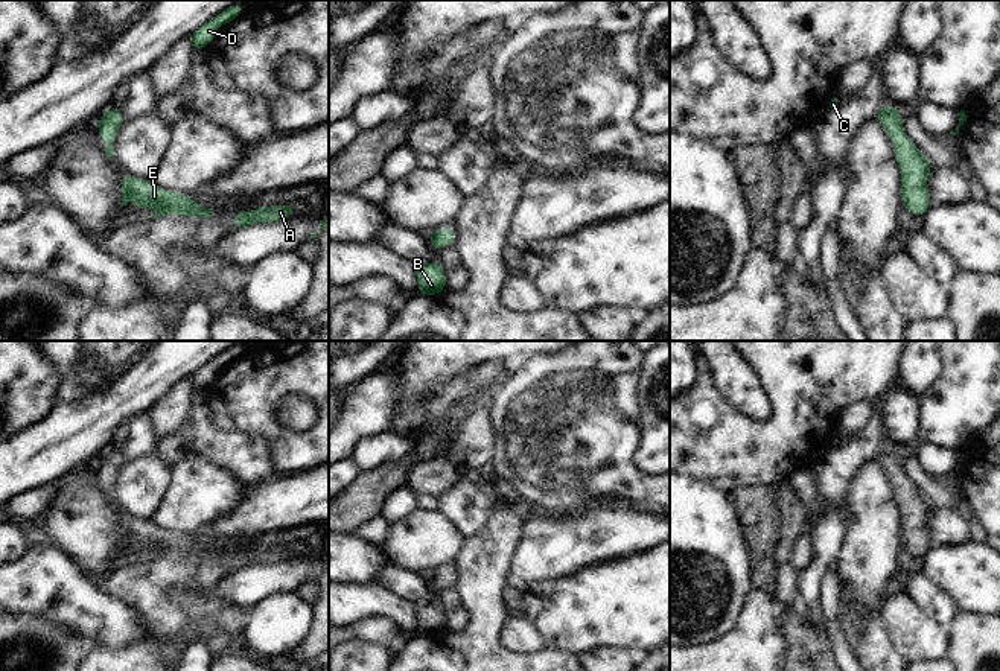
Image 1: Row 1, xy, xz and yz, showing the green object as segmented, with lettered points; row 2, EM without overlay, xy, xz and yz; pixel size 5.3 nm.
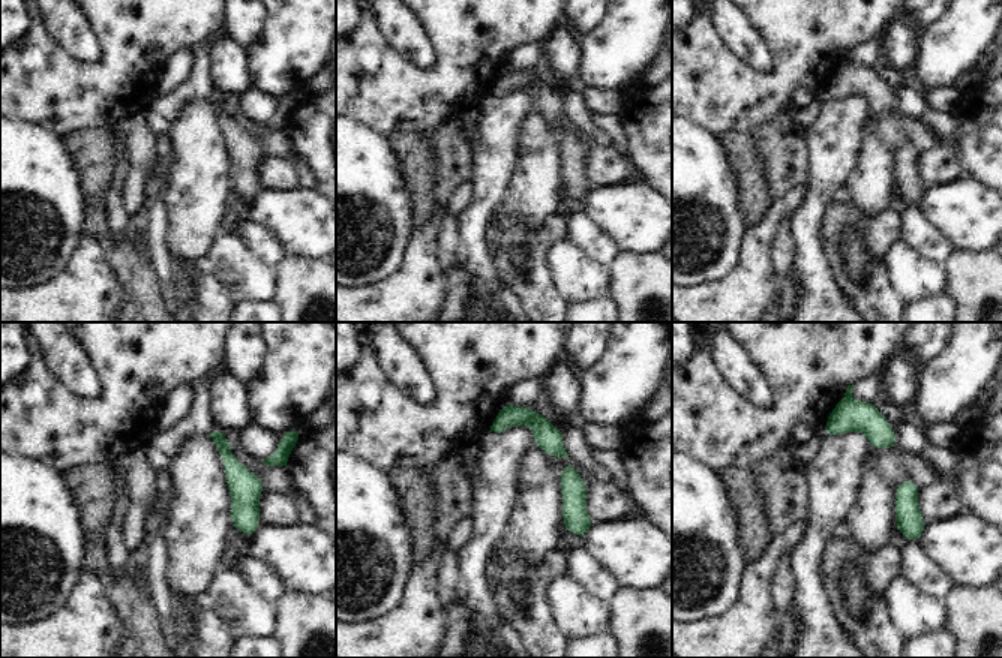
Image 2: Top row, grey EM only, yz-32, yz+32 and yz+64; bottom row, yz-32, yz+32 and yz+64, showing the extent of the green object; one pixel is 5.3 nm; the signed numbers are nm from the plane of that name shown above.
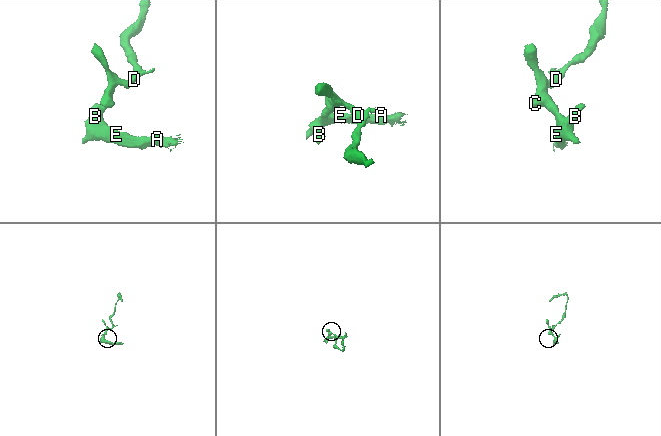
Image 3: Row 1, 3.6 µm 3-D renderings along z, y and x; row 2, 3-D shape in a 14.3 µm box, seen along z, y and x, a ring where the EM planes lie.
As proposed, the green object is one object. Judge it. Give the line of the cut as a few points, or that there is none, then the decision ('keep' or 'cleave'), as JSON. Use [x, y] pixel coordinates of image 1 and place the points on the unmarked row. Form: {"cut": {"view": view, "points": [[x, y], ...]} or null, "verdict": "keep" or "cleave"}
{"cut": null, "verdict": "keep"}

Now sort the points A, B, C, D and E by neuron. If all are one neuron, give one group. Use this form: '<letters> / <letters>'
A B C D E

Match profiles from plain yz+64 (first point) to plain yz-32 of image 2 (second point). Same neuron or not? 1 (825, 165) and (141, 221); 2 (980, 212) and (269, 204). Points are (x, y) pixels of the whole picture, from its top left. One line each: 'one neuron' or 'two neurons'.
1: one neuron
2: one neuron

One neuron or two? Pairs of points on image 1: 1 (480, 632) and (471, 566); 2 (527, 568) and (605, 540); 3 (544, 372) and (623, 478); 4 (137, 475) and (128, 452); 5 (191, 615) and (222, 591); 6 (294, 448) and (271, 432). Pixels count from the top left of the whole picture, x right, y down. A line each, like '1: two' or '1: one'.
1: one
2: one
3: one
4: two
5: two
6: one

